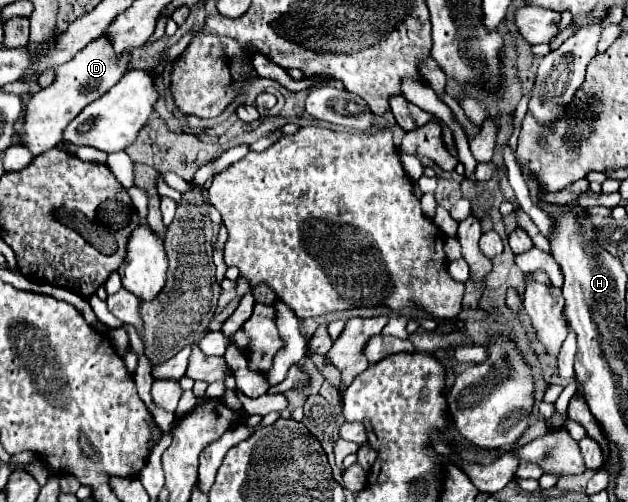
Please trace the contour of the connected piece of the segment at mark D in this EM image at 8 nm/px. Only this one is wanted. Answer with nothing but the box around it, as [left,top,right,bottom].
[20,37,130,157]

